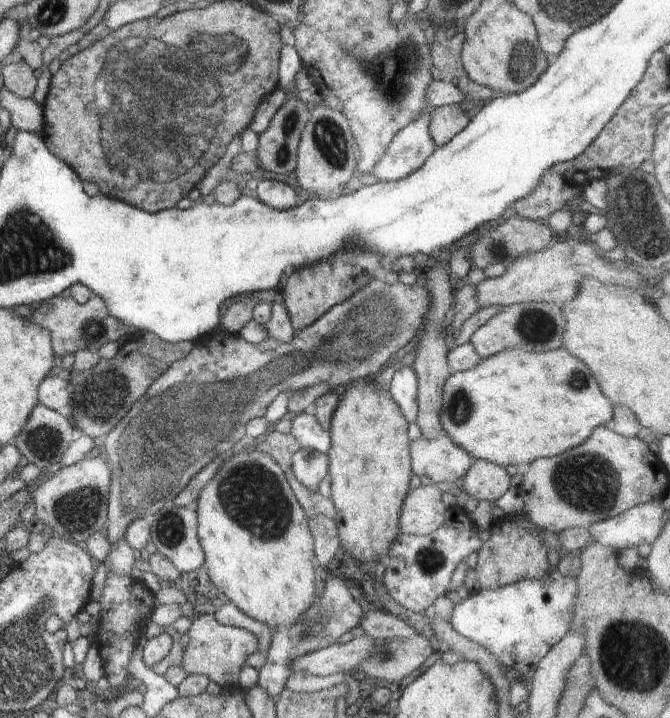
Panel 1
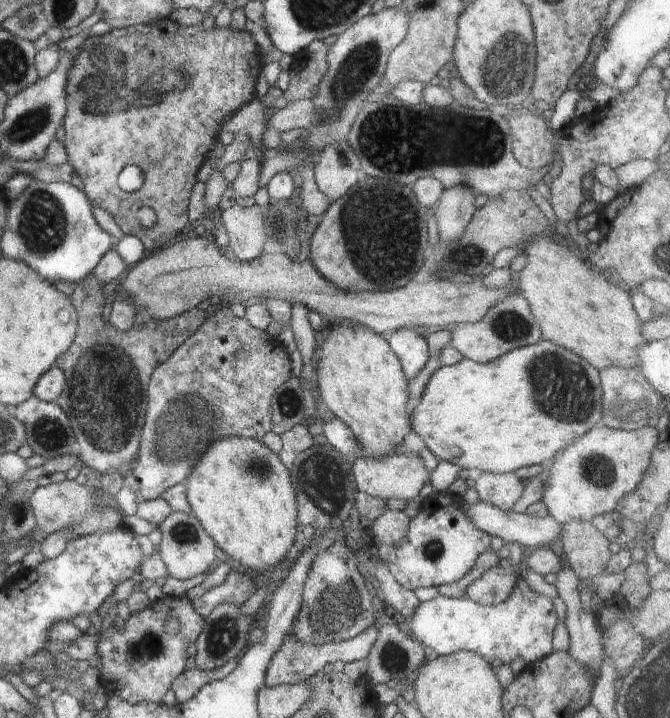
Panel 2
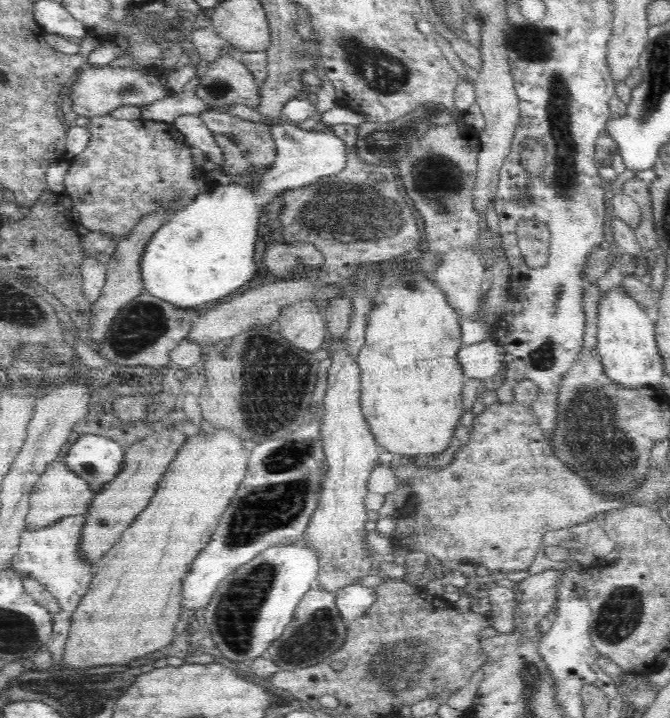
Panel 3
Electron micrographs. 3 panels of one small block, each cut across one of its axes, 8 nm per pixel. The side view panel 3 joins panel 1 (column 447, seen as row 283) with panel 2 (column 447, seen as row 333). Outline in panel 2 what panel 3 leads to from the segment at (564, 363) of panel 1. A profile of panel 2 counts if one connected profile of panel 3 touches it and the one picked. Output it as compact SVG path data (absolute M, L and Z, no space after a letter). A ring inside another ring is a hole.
M542 340L542 342L536 342L536 344L511 350L500 356L500 358L492 360L492 362L477 363L473 360L462 358L456 364L442 365L430 376L430 380L428 380L428 384L424 388L422 400L414 408L410 416L410 430L416 432L422 438L427 447L427 455L433 461L448 461L462 468L479 468L482 472L504 474L514 473L515 470L522 468L522 466L545 465L552 462L554 457L568 445L568 442L572 442L578 436L586 434L594 424L600 422L600 416L602 416L602 388L600 388L598 370L594 366L590 366L588 362L584 362L582 358L578 358L576 354Z

